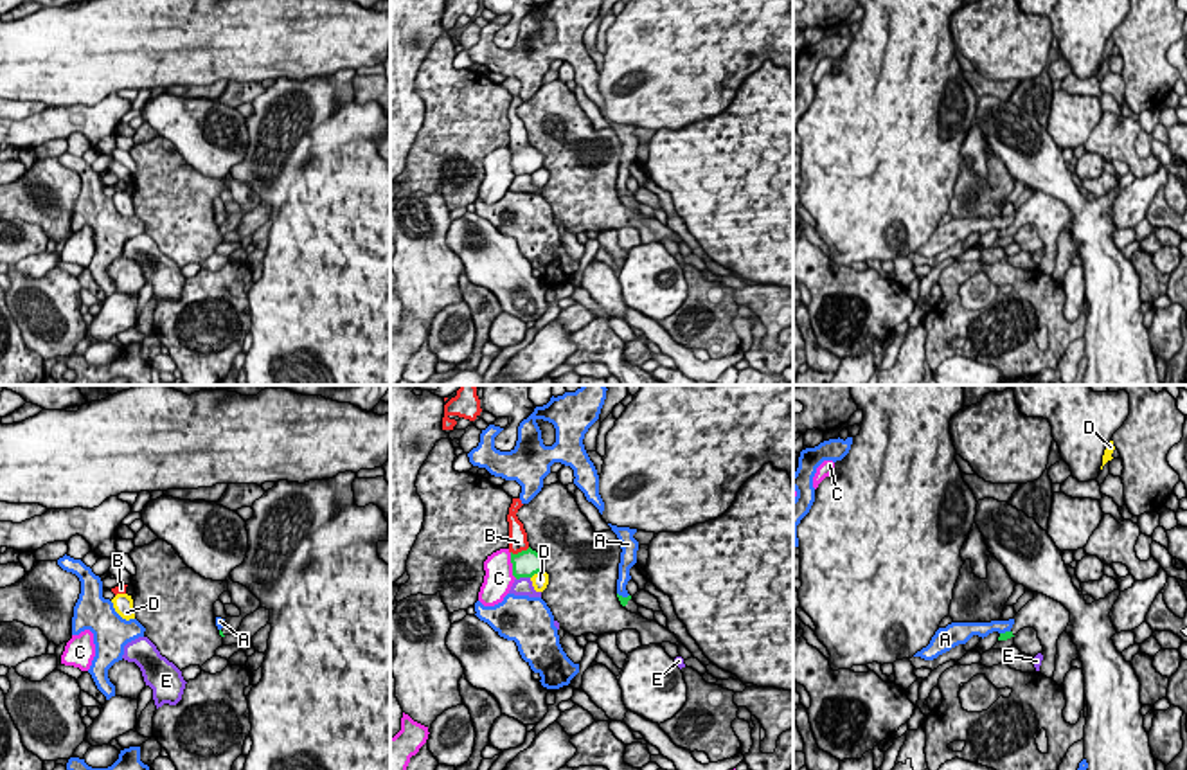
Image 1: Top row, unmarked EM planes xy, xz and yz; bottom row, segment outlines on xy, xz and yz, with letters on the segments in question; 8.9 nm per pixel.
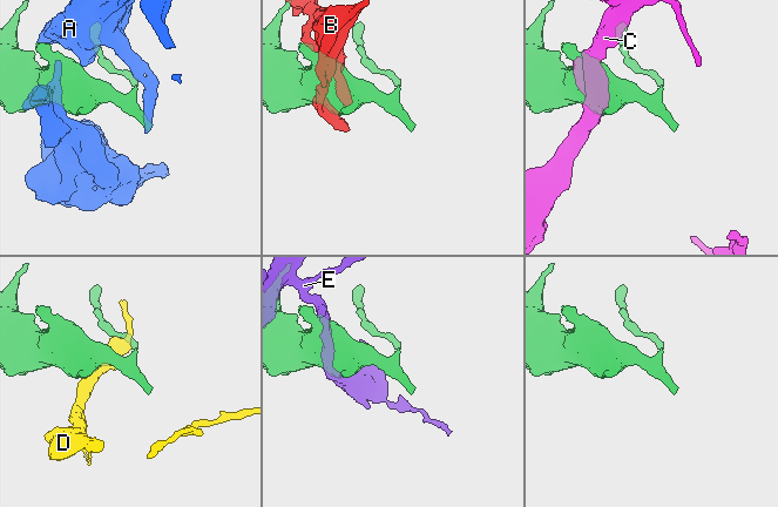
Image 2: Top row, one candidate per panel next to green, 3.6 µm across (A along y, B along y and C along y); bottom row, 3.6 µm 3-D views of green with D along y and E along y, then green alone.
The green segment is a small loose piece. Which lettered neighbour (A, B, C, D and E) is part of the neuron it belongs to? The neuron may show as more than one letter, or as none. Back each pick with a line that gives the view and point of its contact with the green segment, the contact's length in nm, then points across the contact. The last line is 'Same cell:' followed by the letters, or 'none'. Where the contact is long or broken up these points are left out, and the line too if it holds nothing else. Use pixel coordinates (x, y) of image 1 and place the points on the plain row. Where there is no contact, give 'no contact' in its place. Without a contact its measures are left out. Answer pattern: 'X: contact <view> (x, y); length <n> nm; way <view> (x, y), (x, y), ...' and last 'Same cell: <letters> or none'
Same cell: none

